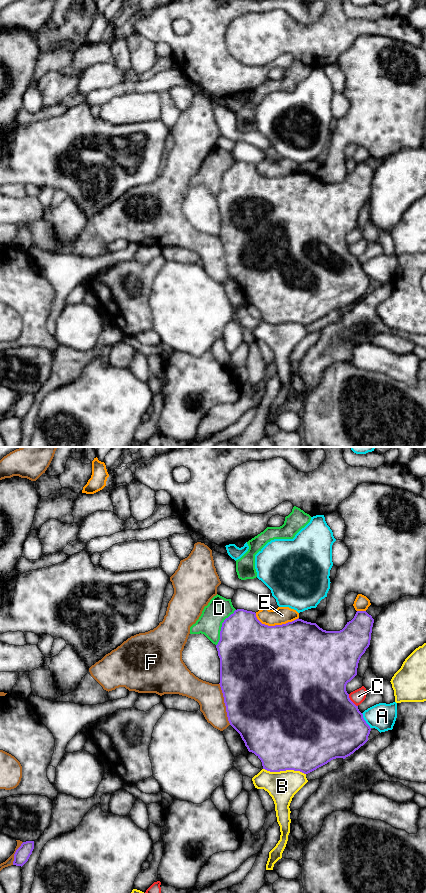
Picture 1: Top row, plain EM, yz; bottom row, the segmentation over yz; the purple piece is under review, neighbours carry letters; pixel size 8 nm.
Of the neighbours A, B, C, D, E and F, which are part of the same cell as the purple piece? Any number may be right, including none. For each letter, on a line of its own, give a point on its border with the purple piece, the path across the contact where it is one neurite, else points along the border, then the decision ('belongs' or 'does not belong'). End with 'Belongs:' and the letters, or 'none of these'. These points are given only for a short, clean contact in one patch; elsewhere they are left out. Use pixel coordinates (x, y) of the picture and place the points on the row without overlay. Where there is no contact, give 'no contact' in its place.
A: meets purple in yz at (365, 273); does not belong
B: meets purple in yz at (284, 322); does not belong
C: meets purple in yz at (350, 252); does not belong
D: meets purple in yz at (221, 179); does not belong
E: meets purple in yz at (275, 177); does not belong
F: meets purple in yz at (225, 256); does not belong
Belongs: none of these

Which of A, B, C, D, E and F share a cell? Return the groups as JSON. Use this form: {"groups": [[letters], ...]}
{"groups": [["A"], ["B"], ["C"], ["D"], ["E"], ["F"]]}

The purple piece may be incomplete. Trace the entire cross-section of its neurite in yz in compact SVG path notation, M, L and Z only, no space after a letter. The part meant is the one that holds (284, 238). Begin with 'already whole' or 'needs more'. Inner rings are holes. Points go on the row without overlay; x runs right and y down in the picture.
already whole; M244 161L235 162L233 166L224 172L220 183L220 192L216 200L220 210L219 236L224 249L228 273L240 286L248 303L254 305L261 312L263 321L270 324L294 322L308 326L333 311L345 311L368 293L371 280L364 272L358 258L350 252L346 237L357 227L359 212L370 197L373 175L374 171L366 163L357 163L354 170L347 174L340 183L326 183L316 175L299 170L286 176L268 178L257 171L255 164Z

